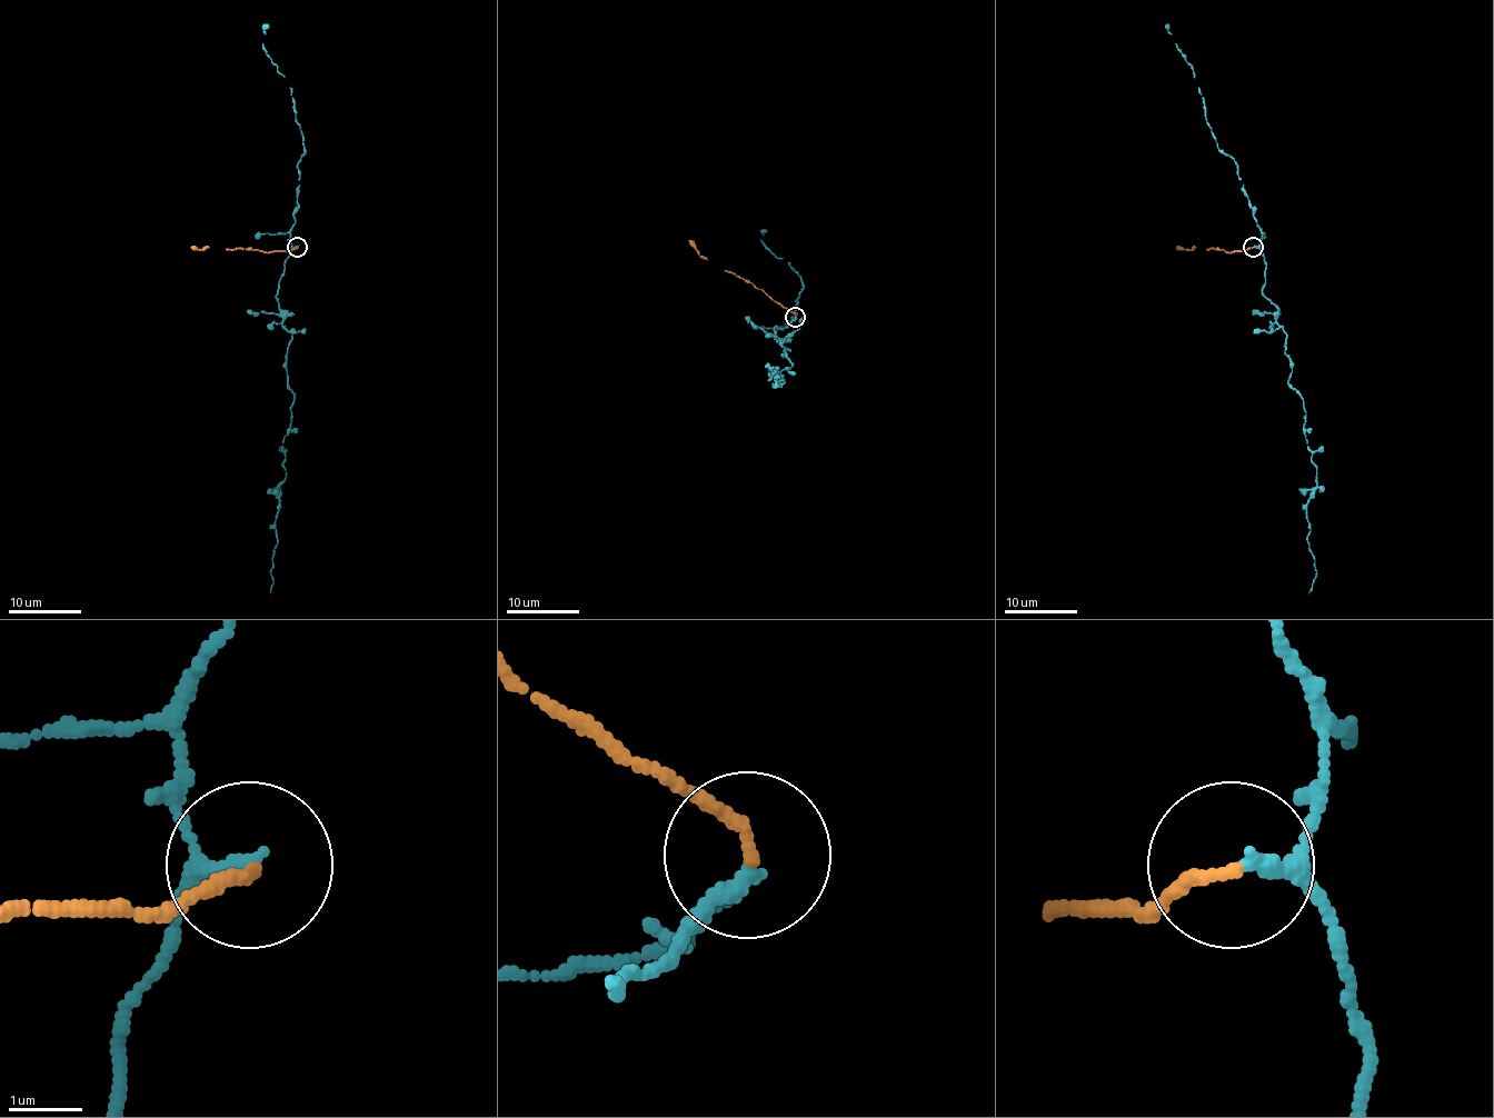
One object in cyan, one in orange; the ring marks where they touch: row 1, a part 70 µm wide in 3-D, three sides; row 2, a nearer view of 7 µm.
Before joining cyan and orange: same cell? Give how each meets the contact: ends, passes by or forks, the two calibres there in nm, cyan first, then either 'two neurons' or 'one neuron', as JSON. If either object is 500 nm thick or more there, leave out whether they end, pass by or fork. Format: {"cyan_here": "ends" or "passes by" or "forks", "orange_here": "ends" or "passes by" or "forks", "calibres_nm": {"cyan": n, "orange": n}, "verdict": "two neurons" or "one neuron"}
{"cyan_here": "passes by", "orange_here": "ends", "calibres_nm": {"cyan": 160, "orange": 160}, "verdict": "one neuron"}

